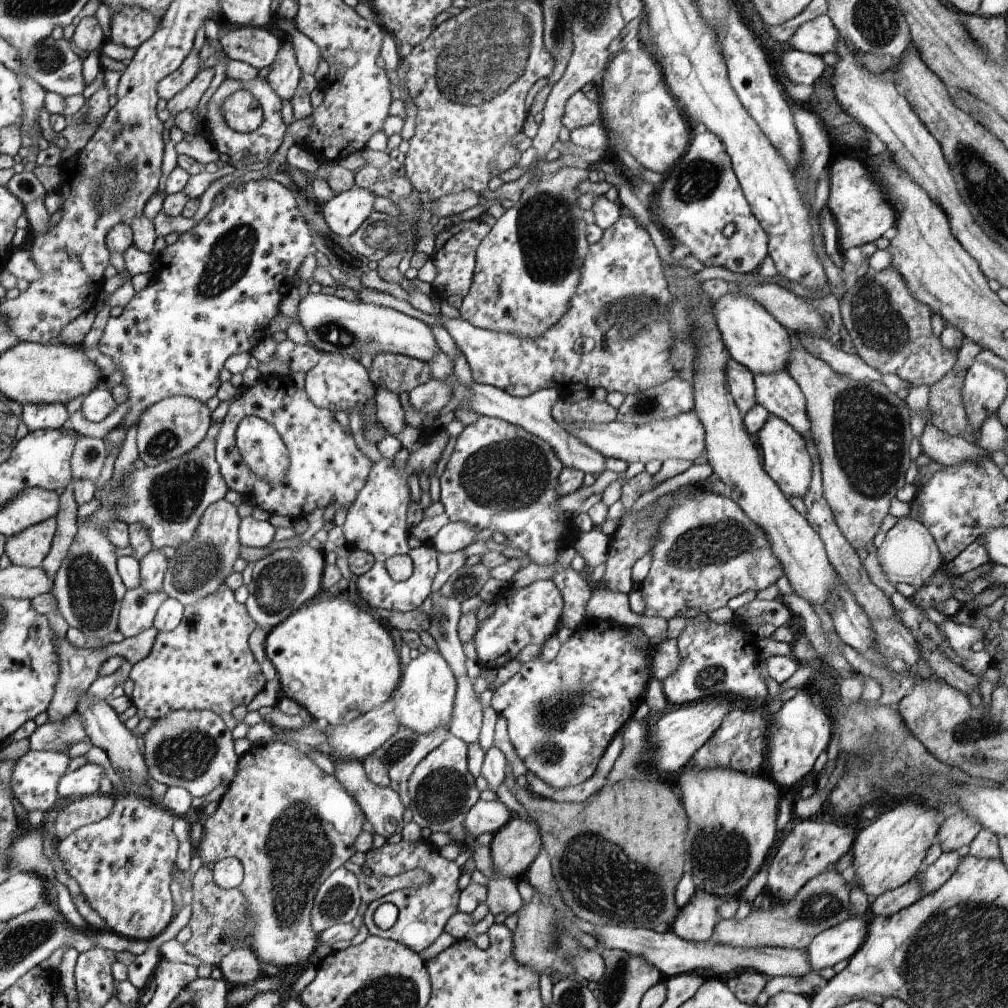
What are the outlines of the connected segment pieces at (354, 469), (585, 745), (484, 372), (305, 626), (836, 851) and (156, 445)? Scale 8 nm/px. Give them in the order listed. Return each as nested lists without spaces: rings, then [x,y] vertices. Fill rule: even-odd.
[[[267,372],[256,386],[244,390],[230,404],[218,434],[215,451],[227,488],[240,493],[244,500],[252,500],[251,497],[255,496],[256,506],[271,515],[291,516],[297,521],[306,519],[306,515],[316,508],[325,511],[330,504],[334,504],[336,510],[344,508],[344,512],[348,513],[360,490],[367,485],[368,472],[373,468],[372,462],[356,446],[353,434],[342,428],[332,410],[315,406],[303,389],[296,388],[284,377],[280,380],[280,377],[275,378]],[[252,416],[268,422],[288,448],[290,467],[284,482],[267,482],[243,462],[235,434],[242,422]]]
[[[585,617],[584,621],[581,621],[580,625],[572,632],[569,639],[562,644],[562,648],[560,648],[560,652],[558,652],[556,658],[547,662],[544,657],[540,655],[537,659],[522,664],[522,668],[520,668],[508,682],[504,683],[500,688],[496,688],[494,696],[492,696],[492,709],[498,716],[506,718],[510,742],[514,747],[514,751],[516,751],[518,757],[522,759],[524,766],[530,773],[540,778],[542,782],[546,782],[548,786],[558,788],[558,790],[570,788],[570,786],[578,786],[578,784],[590,780],[597,772],[598,763],[600,762],[599,759],[605,754],[612,740],[618,735],[618,732],[626,727],[633,719],[639,704],[644,701],[649,683],[654,676],[654,672],[652,672],[652,662],[654,662],[653,656],[651,655],[650,658],[648,658],[646,652],[644,652],[644,648],[638,644],[638,640],[636,640],[636,638],[630,638],[630,634],[628,634],[628,630],[626,630],[626,625],[621,626],[619,623],[616,625],[615,622],[601,620],[600,618]]]
[[[623,213],[610,228],[603,230],[602,240],[592,244],[588,250],[582,281],[568,313],[539,338],[520,338],[520,334],[495,332],[473,326],[460,318],[448,318],[440,310],[434,310],[430,296],[414,287],[410,280],[404,279],[401,286],[409,293],[408,303],[412,307],[441,319],[442,325],[464,354],[476,383],[494,386],[512,397],[528,397],[544,389],[557,389],[564,397],[568,397],[576,388],[589,391],[603,388],[608,393],[620,392],[628,395],[645,392],[656,384],[678,376],[668,360],[674,344],[672,326],[668,322],[668,306],[672,302],[673,294],[672,289],[667,286],[662,265],[663,262],[647,230],[638,224],[631,213]]]
[[[326,596],[325,600],[316,600],[316,602],[305,603],[301,608],[298,608],[293,614],[290,614],[286,620],[281,624],[274,627],[266,638],[266,656],[270,659],[274,668],[276,668],[276,678],[280,681],[279,688],[284,691],[286,697],[294,700],[302,708],[306,709],[314,720],[325,718],[329,724],[338,726],[338,724],[346,724],[346,722],[353,722],[356,718],[371,712],[372,710],[383,706],[392,692],[398,687],[400,682],[400,674],[402,674],[402,668],[400,668],[400,658],[398,658],[398,652],[394,650],[394,642],[392,642],[392,636],[386,632],[386,628],[370,616],[370,613],[352,606],[348,600],[345,600],[344,596]]]
[[[805,819],[798,822],[792,832],[781,840],[776,848],[775,856],[770,864],[768,872],[768,885],[771,897],[774,901],[788,902],[794,898],[794,894],[808,883],[808,880],[827,871],[834,871],[836,862],[852,849],[855,834],[846,828],[838,826],[834,822]]]
[[[188,396],[164,398],[152,404],[140,416],[136,436],[138,456],[147,467],[156,467],[164,462],[184,457],[184,454],[191,453],[204,441],[208,428],[211,428],[210,424],[212,420],[207,404],[196,402]]]

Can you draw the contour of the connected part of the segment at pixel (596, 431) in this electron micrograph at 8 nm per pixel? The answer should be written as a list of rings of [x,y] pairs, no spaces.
[[[693,411],[678,414],[674,418],[662,418],[645,423],[623,423],[620,420],[609,424],[594,424],[594,426],[561,426],[570,436],[582,440],[604,458],[615,458],[627,463],[642,462],[646,464],[652,460],[662,462],[668,459],[685,459],[694,461],[705,450],[705,430],[700,424],[697,414]]]

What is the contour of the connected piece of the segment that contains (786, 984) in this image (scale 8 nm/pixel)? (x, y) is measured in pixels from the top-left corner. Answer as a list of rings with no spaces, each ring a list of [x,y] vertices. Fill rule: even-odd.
[[[808,972],[804,976],[776,976],[770,977],[762,992],[765,992],[769,998],[774,997],[778,992],[794,992],[810,996],[820,988],[824,978],[819,972]]]

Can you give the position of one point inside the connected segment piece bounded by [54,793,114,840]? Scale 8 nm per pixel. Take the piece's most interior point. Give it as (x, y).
(93, 808)

